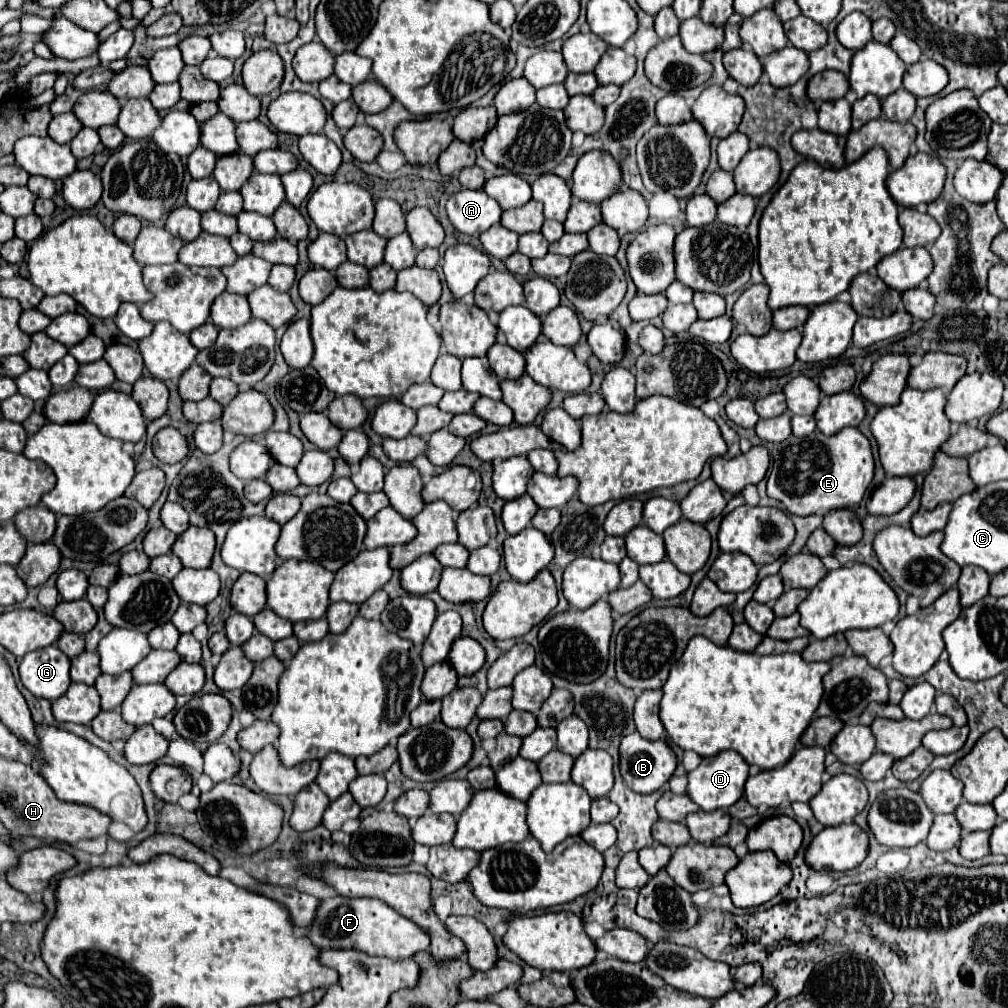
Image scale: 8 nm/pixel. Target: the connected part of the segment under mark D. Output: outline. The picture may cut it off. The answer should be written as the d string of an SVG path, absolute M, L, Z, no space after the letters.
M720 752L718 756L702 758L702 764L688 772L688 796L706 812L718 810L718 808L730 808L734 802L738 802L744 794L744 784L748 778L748 764L738 752Z

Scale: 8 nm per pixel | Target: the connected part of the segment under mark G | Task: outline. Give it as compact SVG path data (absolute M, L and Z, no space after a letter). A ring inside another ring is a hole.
M58 646L30 652L20 660L20 680L38 698L56 700L70 686L70 658Z

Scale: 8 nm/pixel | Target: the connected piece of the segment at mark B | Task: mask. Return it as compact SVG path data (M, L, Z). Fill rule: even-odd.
M638 732L624 736L620 744L620 772L628 788L640 794L652 794L660 790L676 770L676 754L664 740L646 740Z

